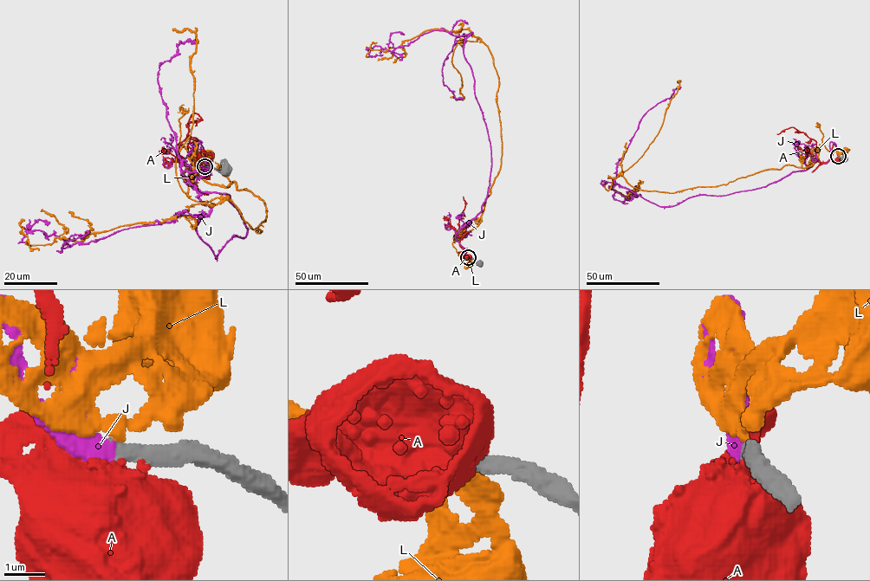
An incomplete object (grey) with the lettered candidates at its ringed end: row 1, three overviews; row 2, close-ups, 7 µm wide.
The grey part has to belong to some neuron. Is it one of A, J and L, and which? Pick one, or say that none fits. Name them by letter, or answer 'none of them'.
J

